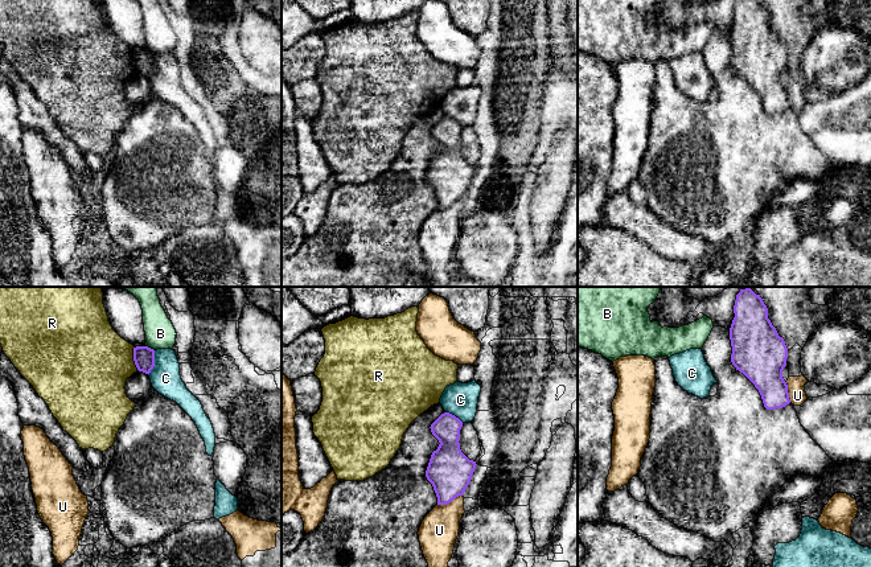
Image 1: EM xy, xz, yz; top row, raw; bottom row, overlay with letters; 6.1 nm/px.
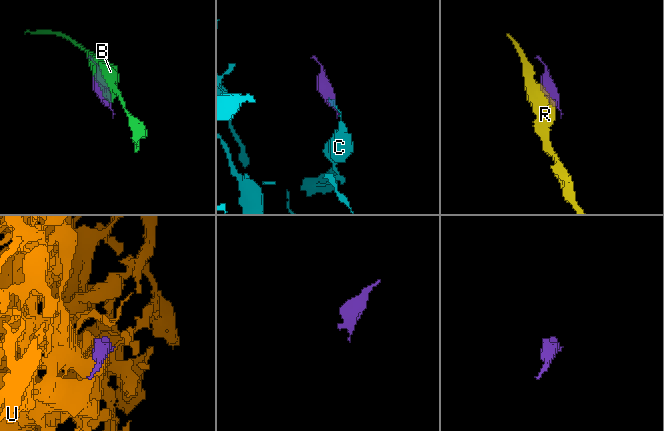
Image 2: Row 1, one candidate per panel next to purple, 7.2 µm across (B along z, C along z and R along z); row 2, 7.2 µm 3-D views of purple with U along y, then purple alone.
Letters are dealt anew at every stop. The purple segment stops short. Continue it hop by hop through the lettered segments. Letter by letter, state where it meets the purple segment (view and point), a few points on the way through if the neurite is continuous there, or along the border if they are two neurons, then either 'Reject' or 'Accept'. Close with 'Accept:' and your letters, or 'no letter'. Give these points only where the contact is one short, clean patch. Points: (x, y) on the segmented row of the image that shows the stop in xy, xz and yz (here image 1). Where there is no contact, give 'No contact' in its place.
B: Touches purple at xy (150, 348). Reject
C: Touches purple at xy (153, 362). Boundary: xy (155, 350), (155, 365), (148, 374). Reject
R: Touches purple at xy (134, 358). Reject
U: Touches purple at xz (450, 501). Reject
Accept: no letter

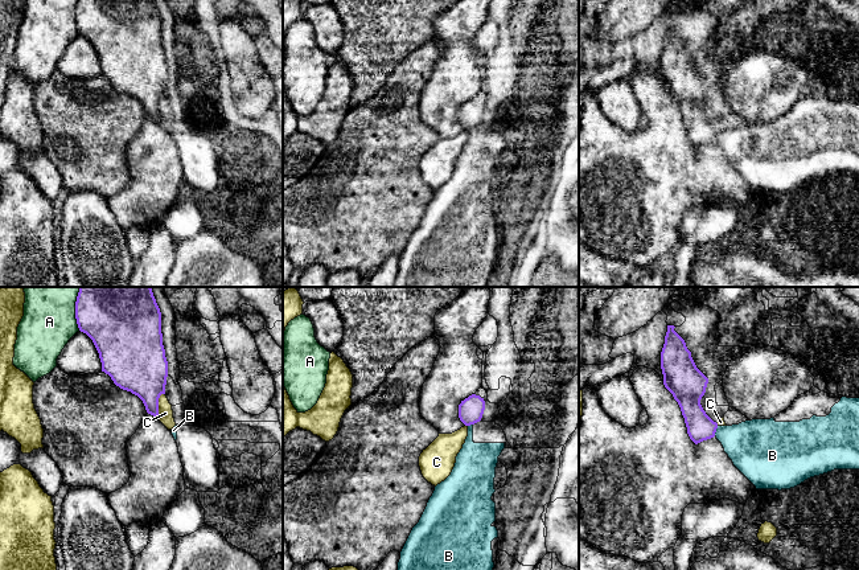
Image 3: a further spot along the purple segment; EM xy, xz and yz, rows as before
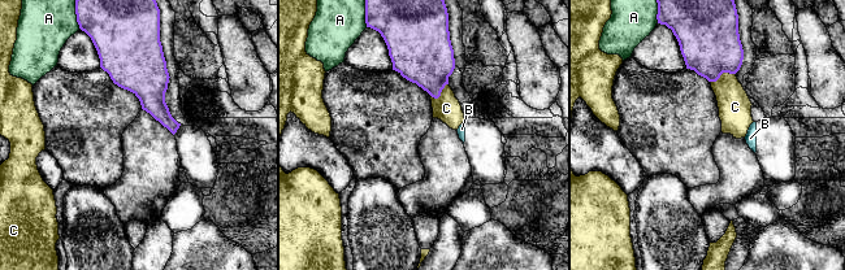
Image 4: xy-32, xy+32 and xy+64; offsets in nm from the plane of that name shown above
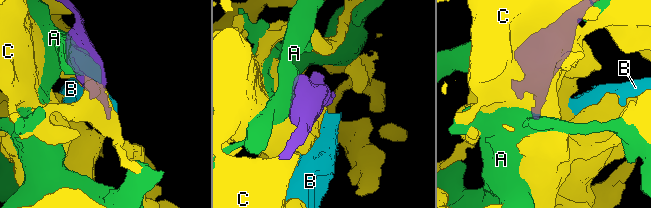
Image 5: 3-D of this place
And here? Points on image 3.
A: Touches purple at xy (75, 308). Reject
B: Touches purple at yz (715, 431). Boundary: yz (718, 426), (714, 435). Reject
C: Touches purple at xy (157, 405). Reject
Accept: no letter

